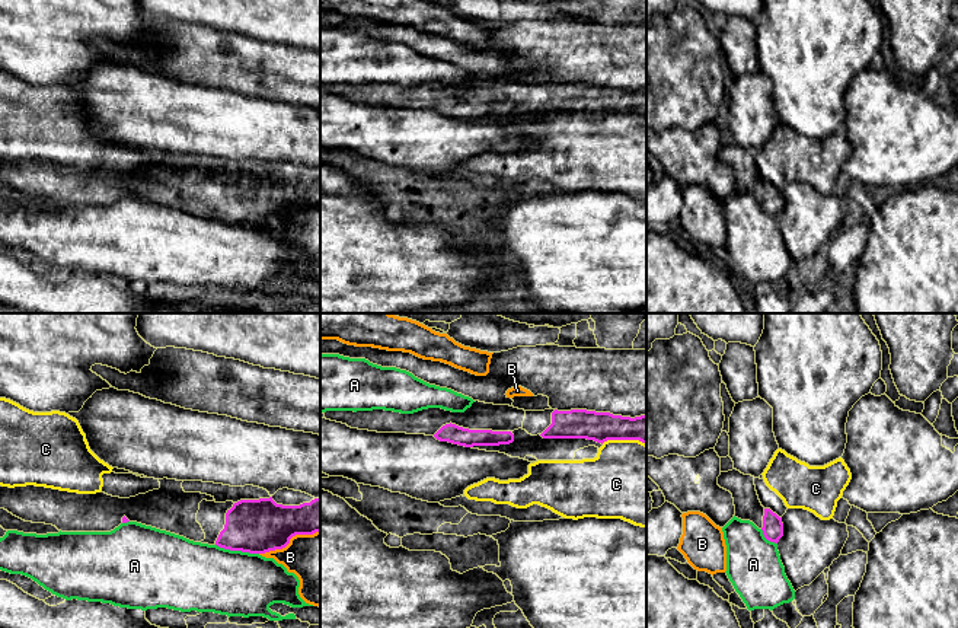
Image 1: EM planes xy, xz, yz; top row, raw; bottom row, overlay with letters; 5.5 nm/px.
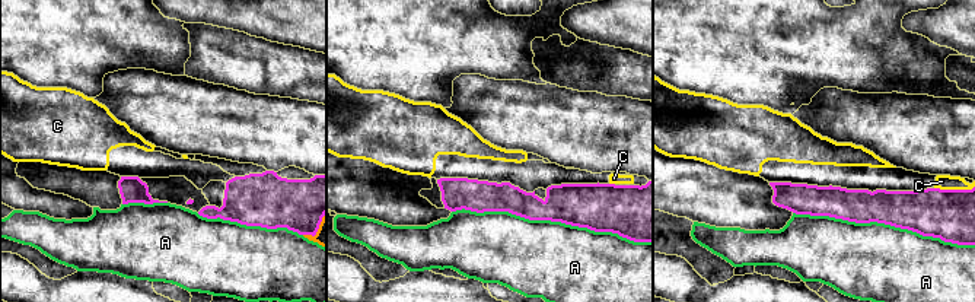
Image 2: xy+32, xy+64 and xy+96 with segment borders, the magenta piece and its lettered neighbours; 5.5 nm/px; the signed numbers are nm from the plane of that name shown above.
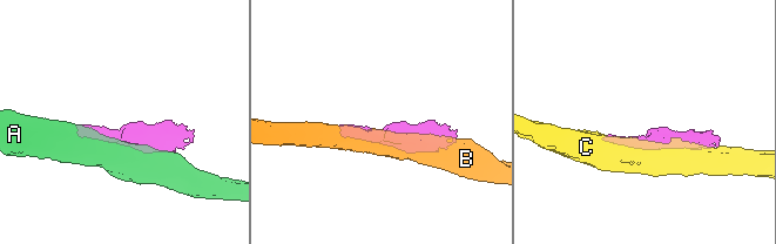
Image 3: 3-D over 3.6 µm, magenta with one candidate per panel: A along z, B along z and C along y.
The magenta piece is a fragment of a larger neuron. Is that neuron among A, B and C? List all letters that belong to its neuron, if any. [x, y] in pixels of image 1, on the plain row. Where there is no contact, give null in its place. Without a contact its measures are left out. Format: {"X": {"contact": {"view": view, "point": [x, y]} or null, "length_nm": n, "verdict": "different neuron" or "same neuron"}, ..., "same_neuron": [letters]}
{"A": {"contact": {"view": "xy", "point": [238, 223]}, "length_nm": 240, "verdict": "different neuron"}, "B": {"contact": {"view": "xy", "point": [289, 214]}, "length_nm": 360, "verdict": "different neuron"}, "C": {"contact": {"view": "xz", "point": [623, 112]}, "length_nm": 240, "verdict": "different neuron"}, "same_neuron": []}

